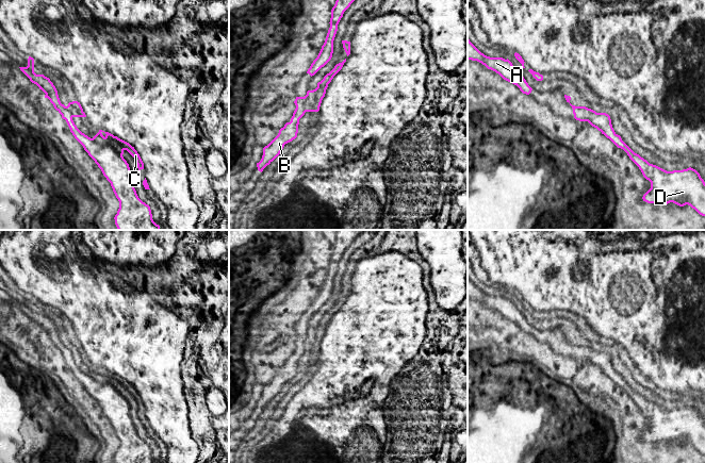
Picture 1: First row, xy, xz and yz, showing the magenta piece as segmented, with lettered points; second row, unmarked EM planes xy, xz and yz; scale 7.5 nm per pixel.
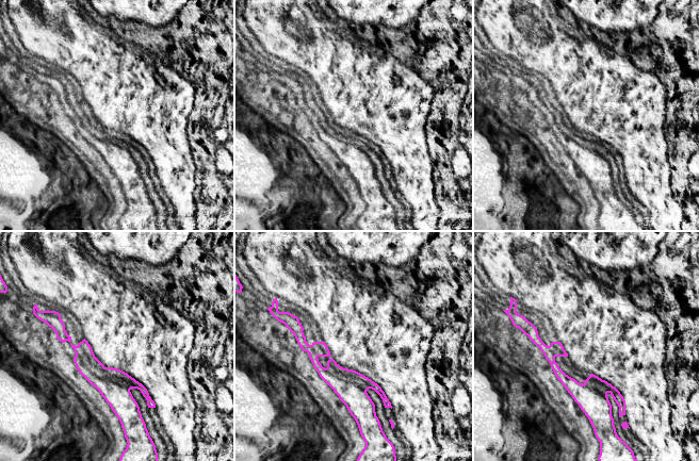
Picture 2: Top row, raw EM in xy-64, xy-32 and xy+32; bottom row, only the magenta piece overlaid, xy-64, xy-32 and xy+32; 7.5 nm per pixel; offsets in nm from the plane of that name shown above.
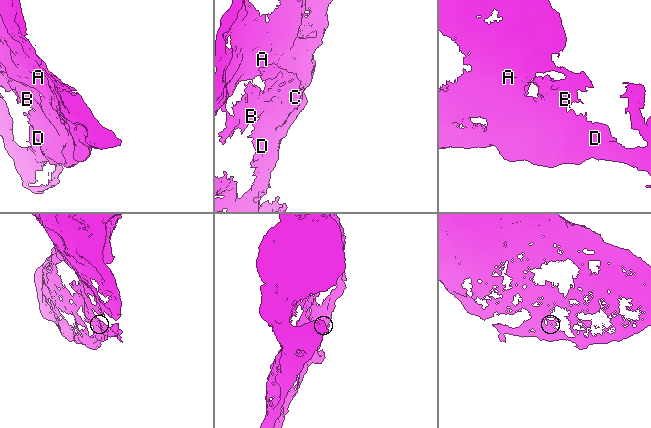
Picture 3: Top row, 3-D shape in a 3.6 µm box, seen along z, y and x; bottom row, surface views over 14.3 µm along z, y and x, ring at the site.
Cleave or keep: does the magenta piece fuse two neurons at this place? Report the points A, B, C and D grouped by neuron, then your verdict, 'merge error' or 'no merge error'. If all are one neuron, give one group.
groups A B C D; no merge error

